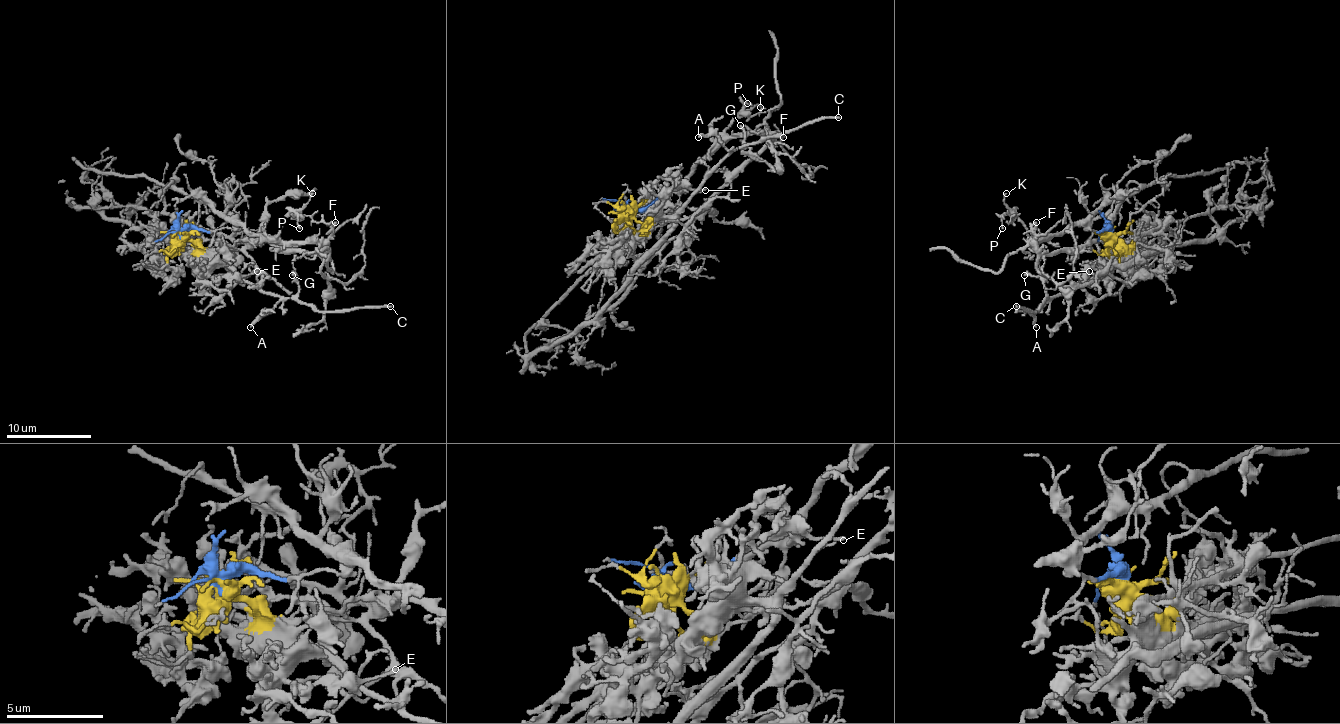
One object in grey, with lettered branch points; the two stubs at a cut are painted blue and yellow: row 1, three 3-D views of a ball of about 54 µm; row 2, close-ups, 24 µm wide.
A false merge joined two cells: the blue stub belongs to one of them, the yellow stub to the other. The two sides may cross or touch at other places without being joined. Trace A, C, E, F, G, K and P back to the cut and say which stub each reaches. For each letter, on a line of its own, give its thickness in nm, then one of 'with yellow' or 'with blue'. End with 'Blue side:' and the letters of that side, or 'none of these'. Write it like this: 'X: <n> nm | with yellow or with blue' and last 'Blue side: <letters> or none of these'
A: 200 nm | with yellow
C: 200 nm | with yellow
E: 130 nm | with yellow
F: 200 nm | with blue
G: 240 nm | with yellow
K: 110 nm | with blue
P: 130 nm | with blue
Blue side: F, K, P

